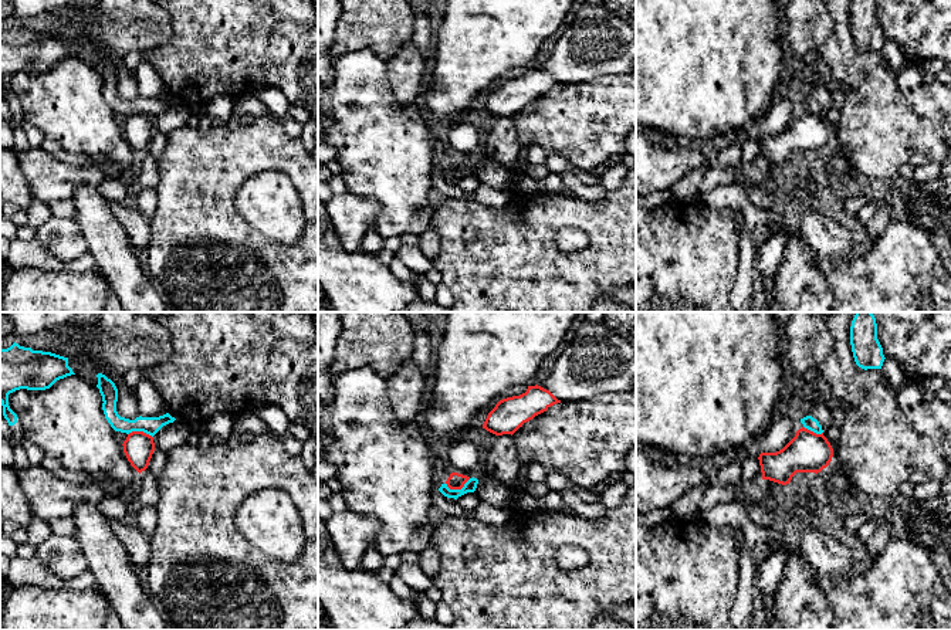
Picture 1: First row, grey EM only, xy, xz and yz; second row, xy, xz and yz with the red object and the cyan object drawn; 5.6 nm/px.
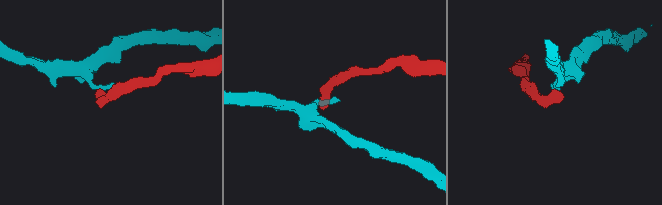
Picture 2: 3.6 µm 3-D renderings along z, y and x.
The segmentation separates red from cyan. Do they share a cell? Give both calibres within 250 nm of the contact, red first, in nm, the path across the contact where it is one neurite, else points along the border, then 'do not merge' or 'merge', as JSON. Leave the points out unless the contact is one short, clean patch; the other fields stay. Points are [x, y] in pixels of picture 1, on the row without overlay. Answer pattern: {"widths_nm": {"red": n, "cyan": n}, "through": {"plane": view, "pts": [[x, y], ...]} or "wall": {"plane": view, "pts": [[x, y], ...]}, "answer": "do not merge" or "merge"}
{"widths_nm": {"red": 100, "cyan": 70}, "wall": {"plane": "xz", "pts": [[470, 161], [460, 170], [449, 170], [446, 168]]}, "answer": "do not merge"}

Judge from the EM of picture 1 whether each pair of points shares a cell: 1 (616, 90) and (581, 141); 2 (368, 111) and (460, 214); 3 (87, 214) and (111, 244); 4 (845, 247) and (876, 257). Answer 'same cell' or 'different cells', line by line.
1: same cell
2: different cells
3: same cell
4: different cells

